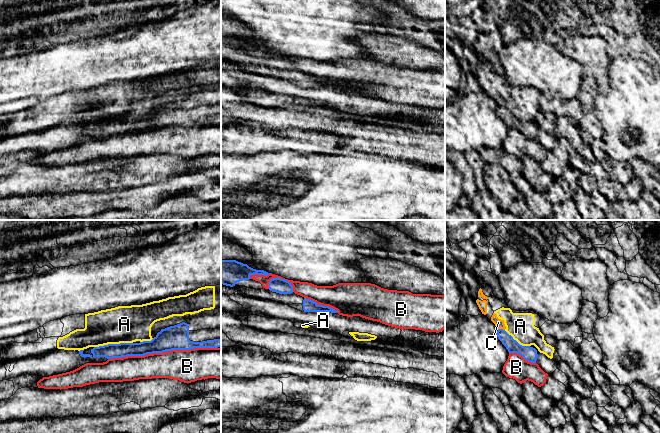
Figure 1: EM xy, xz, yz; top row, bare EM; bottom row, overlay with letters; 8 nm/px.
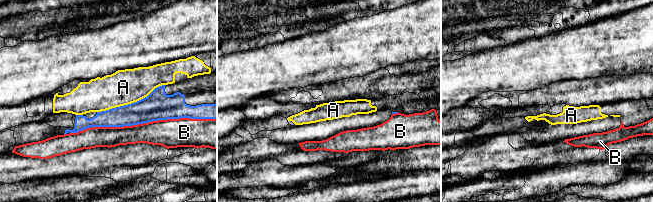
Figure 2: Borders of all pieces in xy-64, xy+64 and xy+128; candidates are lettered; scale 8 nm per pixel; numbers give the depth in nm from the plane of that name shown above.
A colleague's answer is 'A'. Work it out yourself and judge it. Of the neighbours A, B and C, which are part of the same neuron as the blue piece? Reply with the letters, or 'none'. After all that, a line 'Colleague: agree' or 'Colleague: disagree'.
none
Colleague: disagree

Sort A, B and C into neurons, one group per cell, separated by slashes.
A C / B

